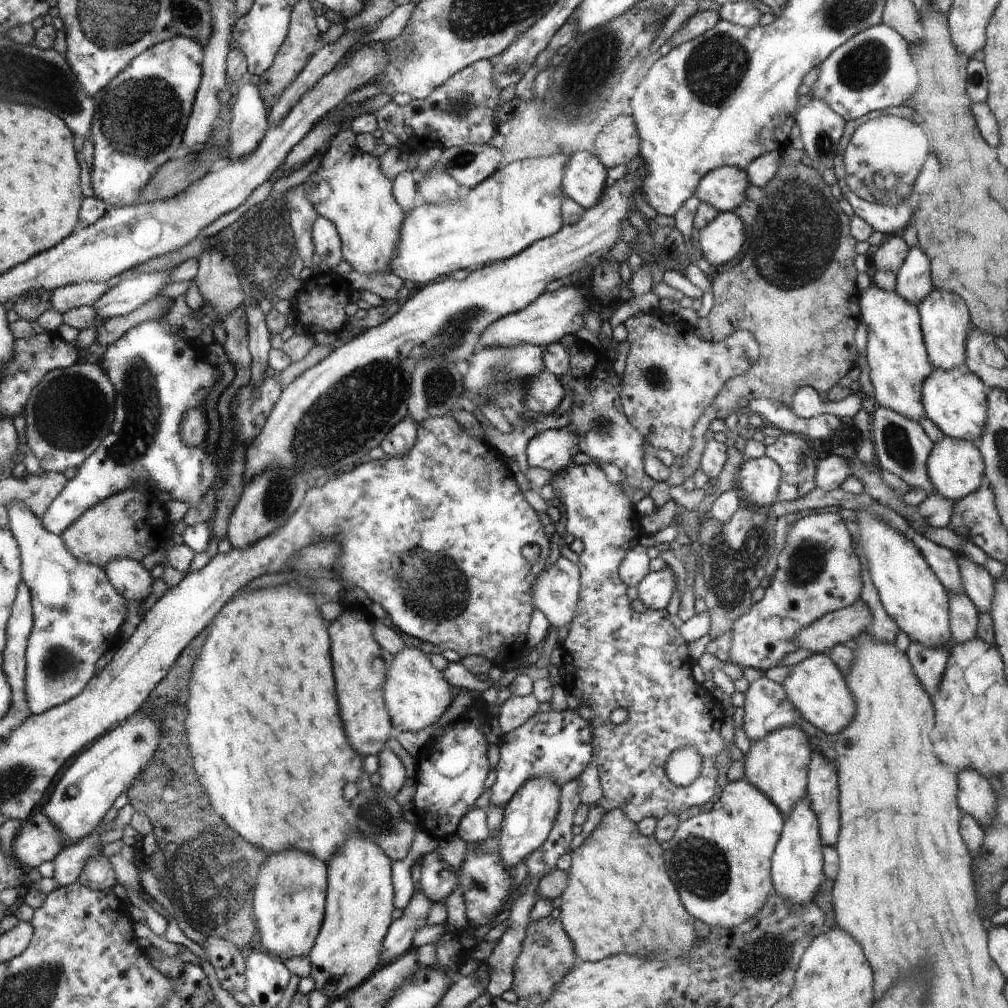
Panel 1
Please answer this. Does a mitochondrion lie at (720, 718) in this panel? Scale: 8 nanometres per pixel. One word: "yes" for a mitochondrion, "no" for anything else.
no

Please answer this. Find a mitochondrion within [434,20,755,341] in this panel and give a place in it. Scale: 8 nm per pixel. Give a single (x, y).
(590, 68)

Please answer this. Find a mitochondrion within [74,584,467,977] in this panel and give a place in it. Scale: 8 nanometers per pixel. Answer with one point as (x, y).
(209, 872)

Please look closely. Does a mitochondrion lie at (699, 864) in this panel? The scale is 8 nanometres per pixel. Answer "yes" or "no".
yes

